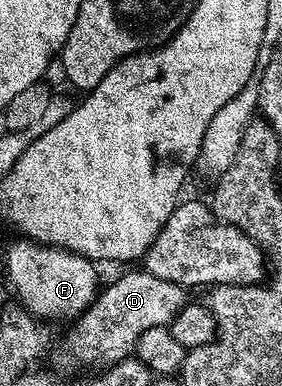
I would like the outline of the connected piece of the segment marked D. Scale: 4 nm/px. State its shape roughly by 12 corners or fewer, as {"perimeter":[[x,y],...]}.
{"perimeter":[[130,271],[99,290],[62,351],[105,369],[167,326],[184,288]]}

